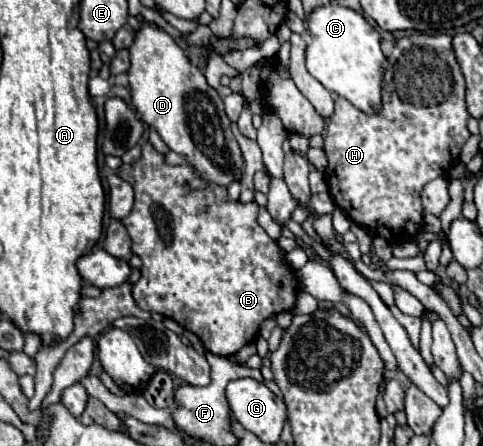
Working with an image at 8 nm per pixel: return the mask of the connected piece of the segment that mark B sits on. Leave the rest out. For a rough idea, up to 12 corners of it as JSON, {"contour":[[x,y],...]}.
{"contour":[[151,142],[117,176],[133,298],[233,356],[295,306],[259,226]]}

